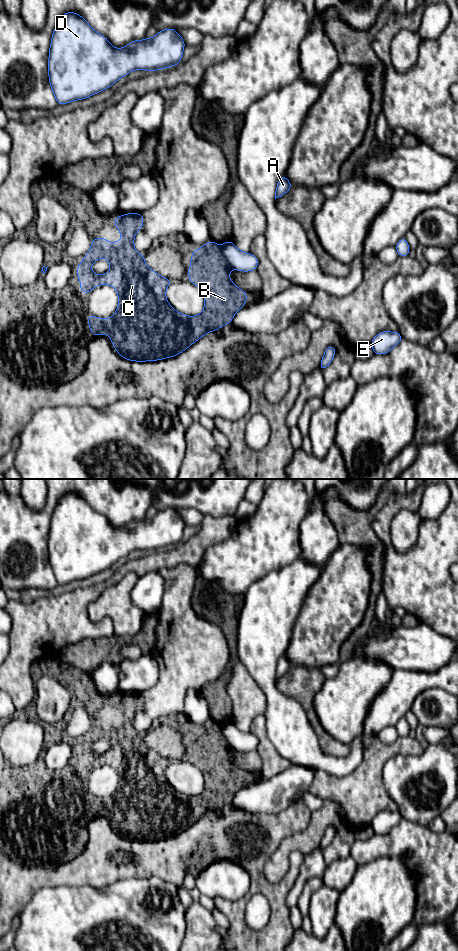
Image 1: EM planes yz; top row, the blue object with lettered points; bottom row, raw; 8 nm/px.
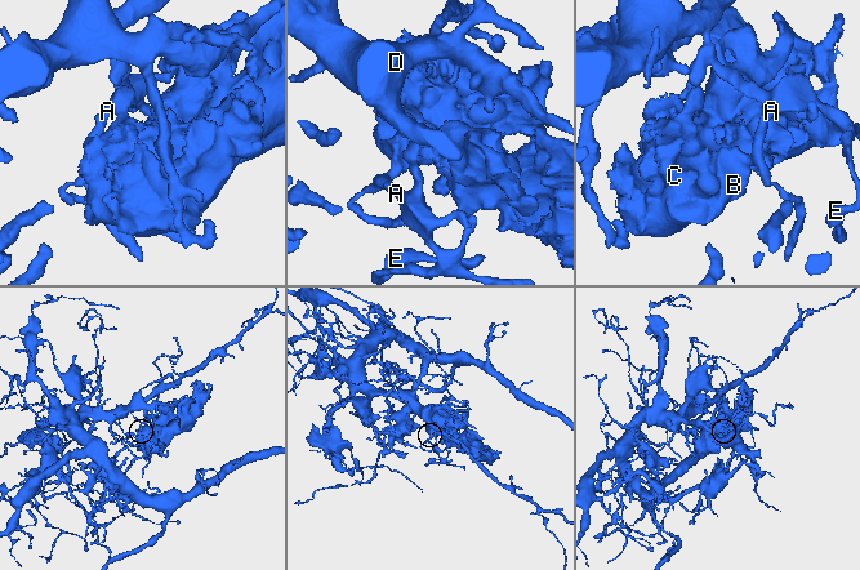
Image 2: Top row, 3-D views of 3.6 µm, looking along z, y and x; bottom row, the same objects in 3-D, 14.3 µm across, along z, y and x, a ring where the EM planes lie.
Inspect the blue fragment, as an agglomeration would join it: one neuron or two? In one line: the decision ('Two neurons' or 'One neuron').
Two neurons

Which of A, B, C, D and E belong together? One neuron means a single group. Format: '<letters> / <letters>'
A D E / B C

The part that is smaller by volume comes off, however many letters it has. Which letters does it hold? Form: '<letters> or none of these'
B, C

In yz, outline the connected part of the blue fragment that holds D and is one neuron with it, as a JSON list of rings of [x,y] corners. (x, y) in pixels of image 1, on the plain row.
[[[76,492],[64,493],[51,517],[48,538],[49,564],[58,585],[83,580],[110,568],[134,550],[157,551],[180,543],[186,526],[174,508],[157,511],[153,518],[133,520],[124,528],[115,528]]]

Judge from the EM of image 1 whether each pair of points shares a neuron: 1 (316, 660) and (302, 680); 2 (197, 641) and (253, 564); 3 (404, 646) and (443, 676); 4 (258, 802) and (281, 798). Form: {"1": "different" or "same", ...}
{"1": "different", "2": "different", "3": "different", "4": "same"}

